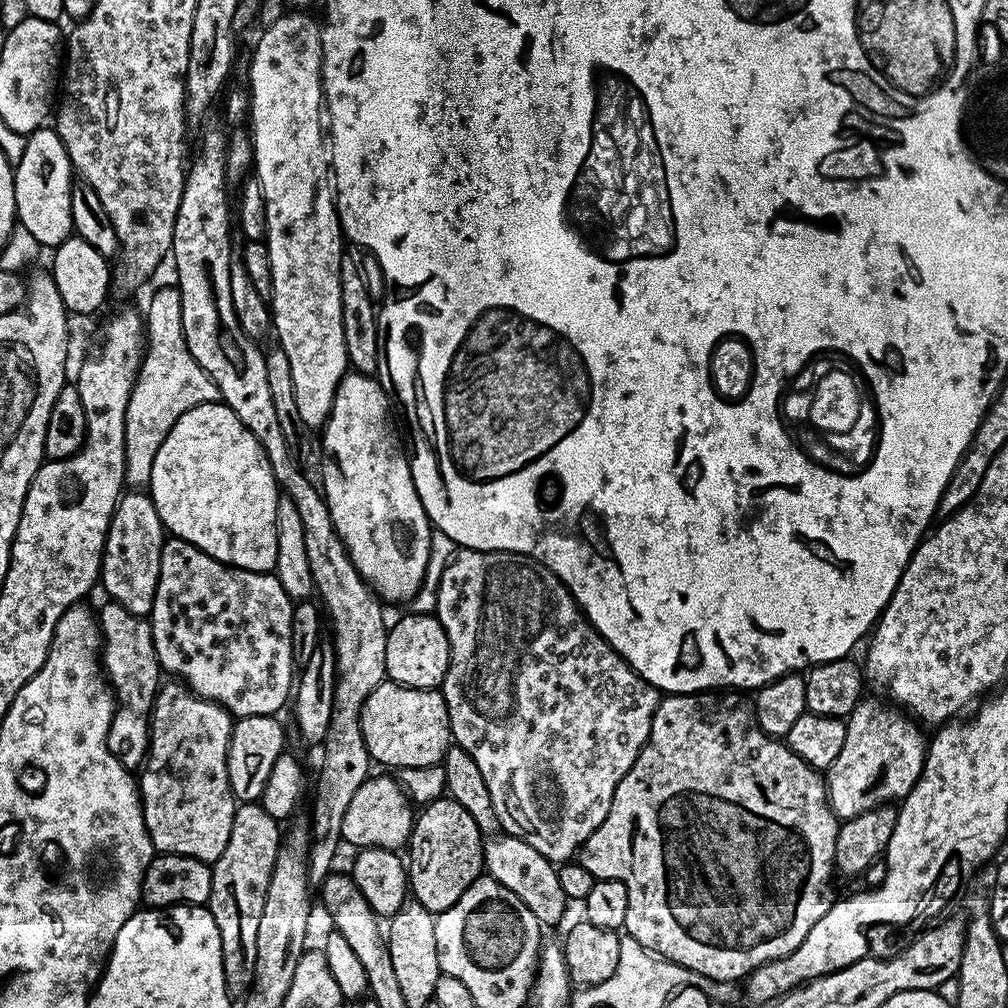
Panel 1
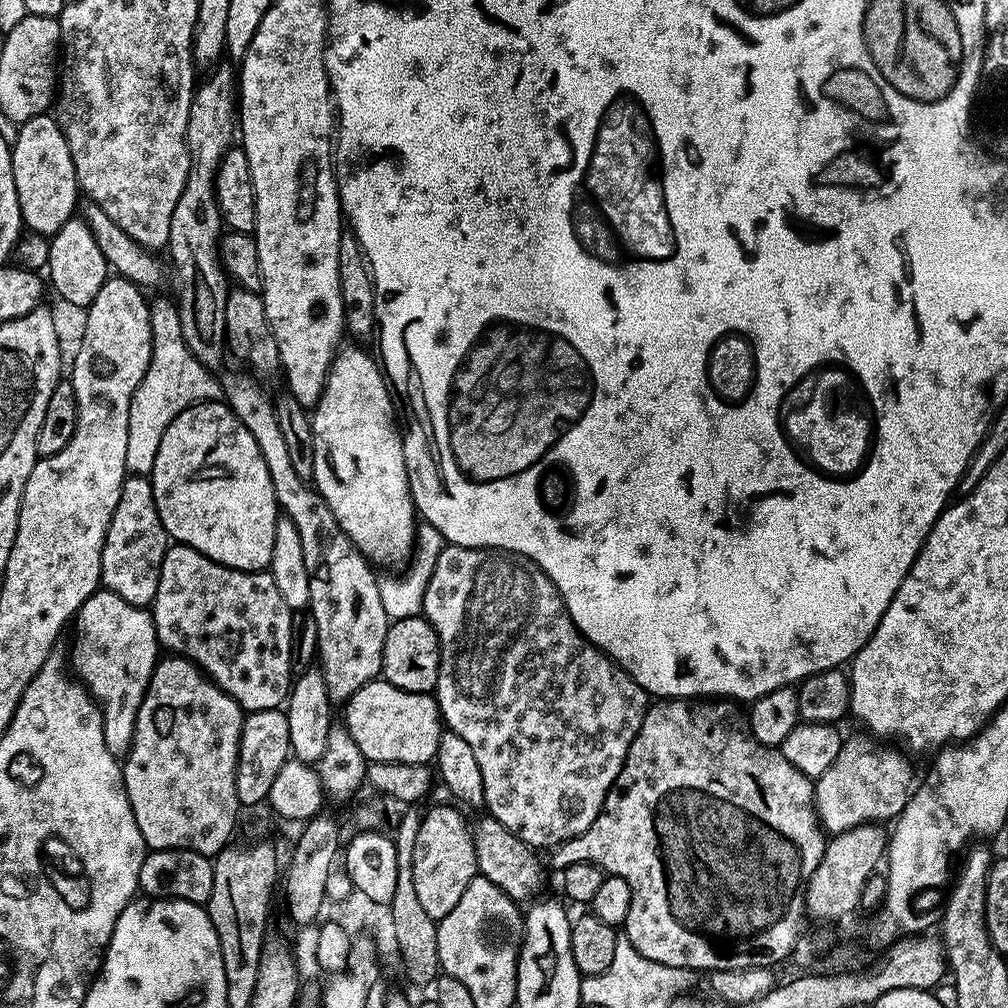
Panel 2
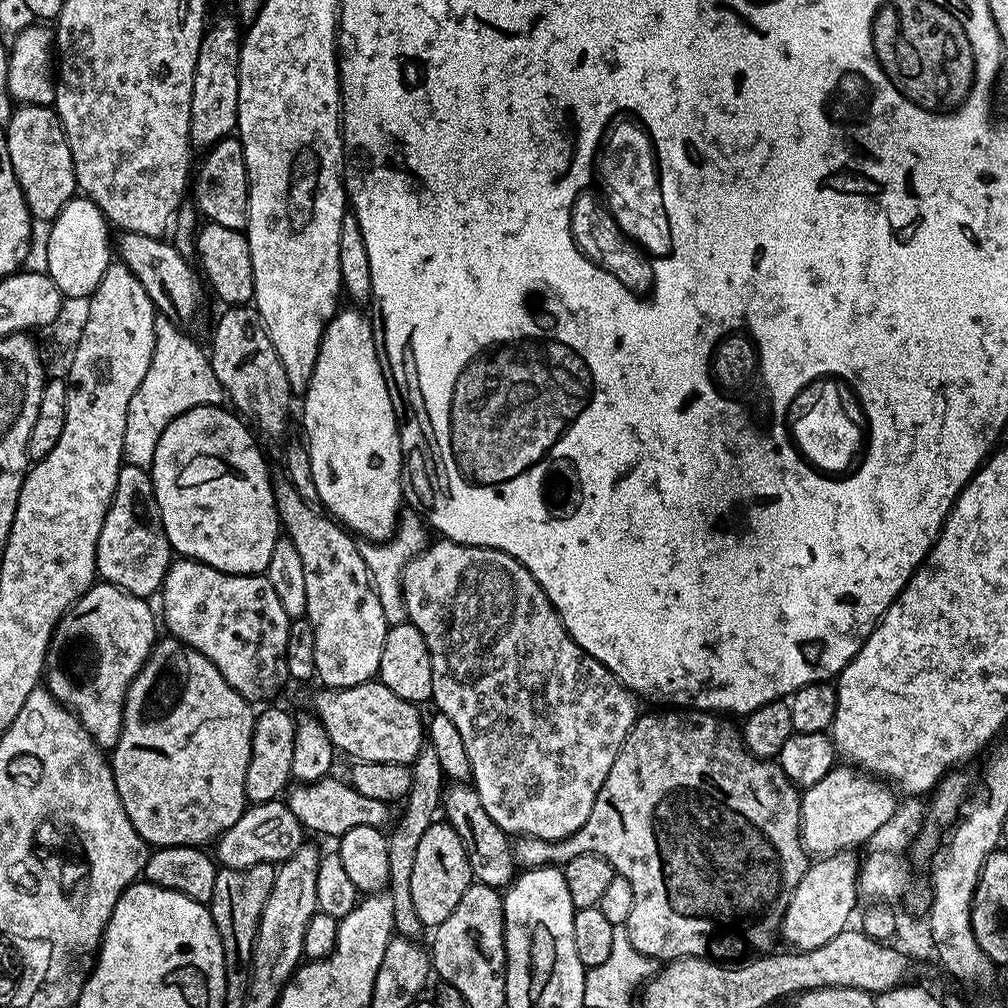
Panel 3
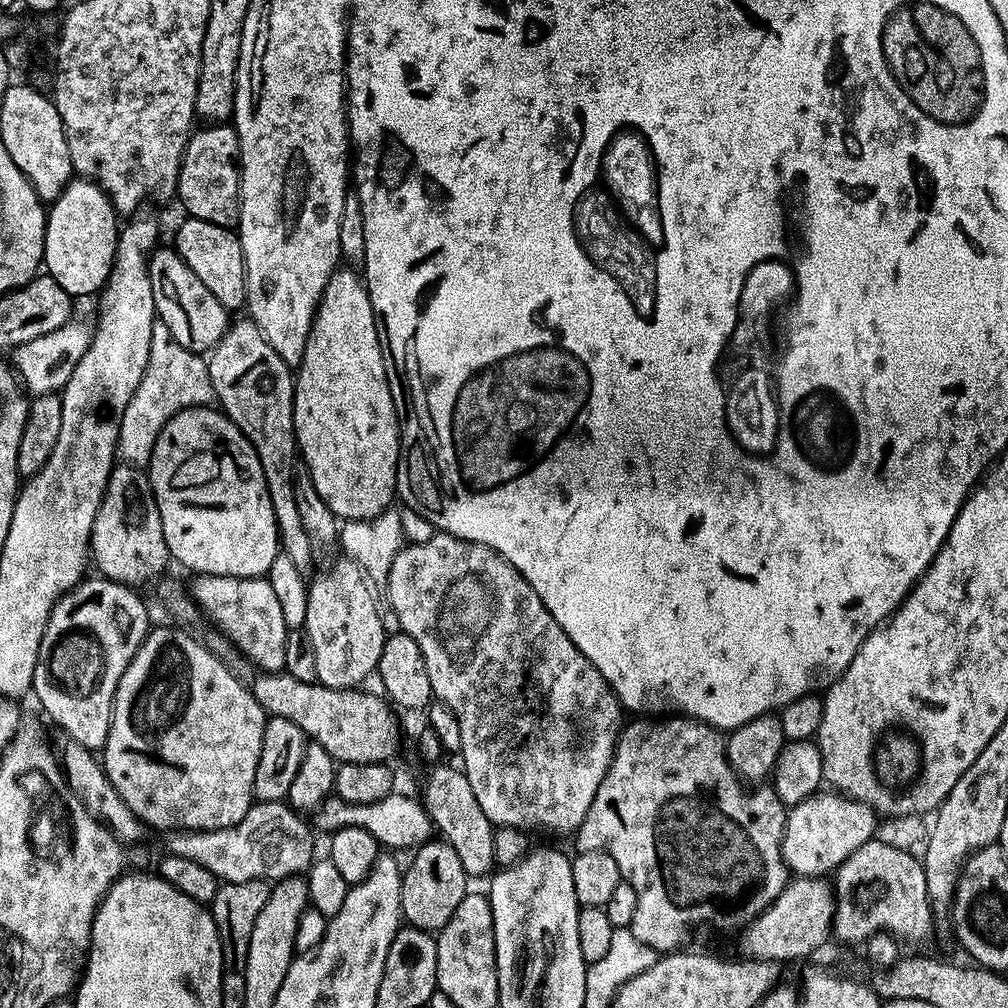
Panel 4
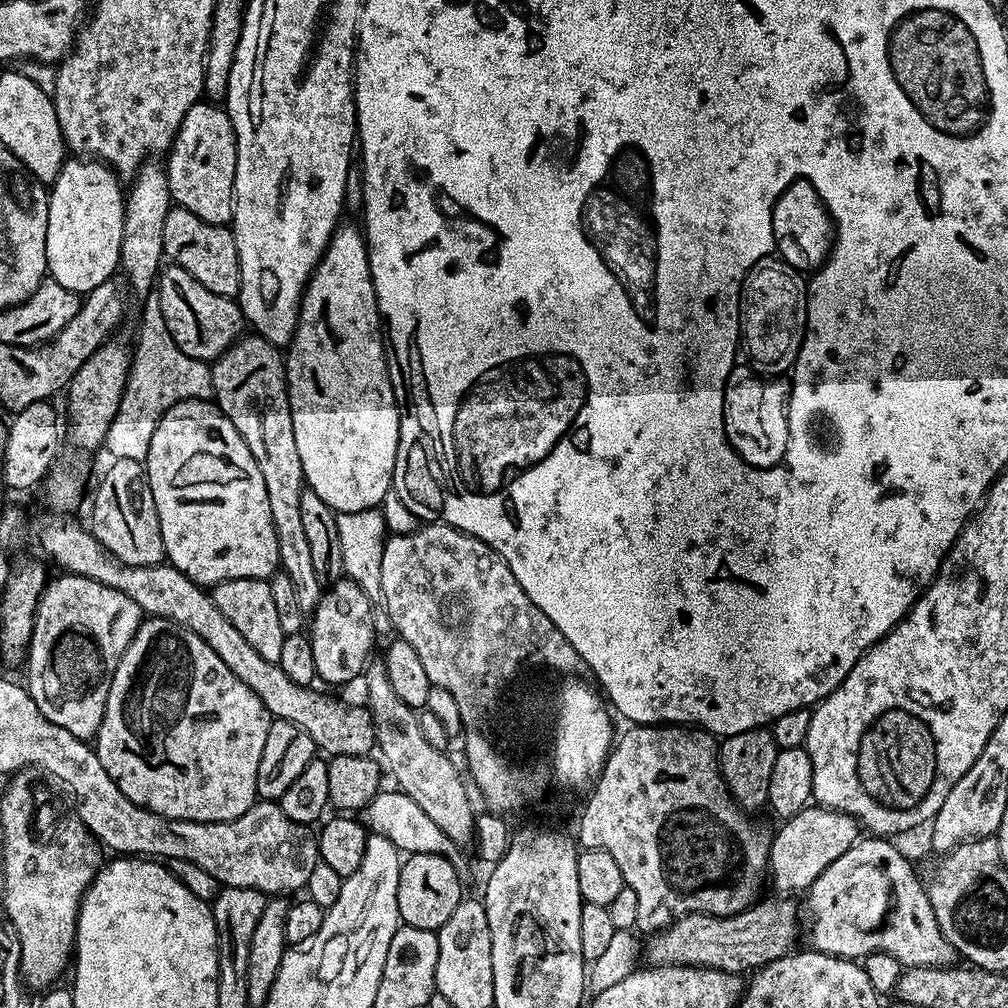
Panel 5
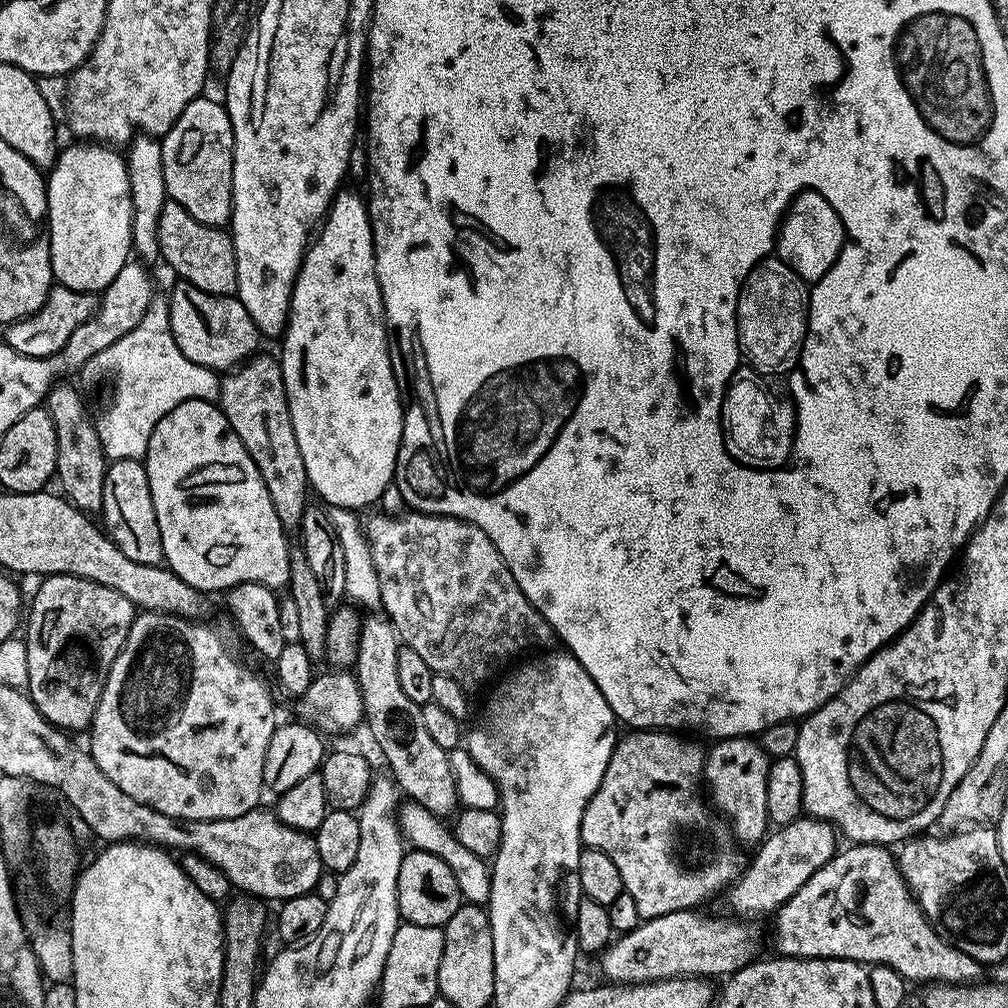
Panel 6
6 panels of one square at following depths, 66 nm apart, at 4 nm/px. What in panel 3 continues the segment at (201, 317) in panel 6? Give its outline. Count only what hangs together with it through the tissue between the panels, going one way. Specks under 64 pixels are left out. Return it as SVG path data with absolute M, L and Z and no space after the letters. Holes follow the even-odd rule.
M120 232L115 237L114 248L120 251L119 263L128 267L130 274L142 282L146 294L150 294L150 302L154 302L157 313L173 320L176 325L188 326L200 308L200 284L197 273L187 264L185 253L179 252L175 243L158 236Z

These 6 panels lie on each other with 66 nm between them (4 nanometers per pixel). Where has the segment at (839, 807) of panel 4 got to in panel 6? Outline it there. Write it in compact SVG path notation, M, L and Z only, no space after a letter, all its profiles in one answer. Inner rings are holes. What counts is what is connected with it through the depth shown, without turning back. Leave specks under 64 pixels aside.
M801 818L777 827L765 835L755 849L752 865L741 871L738 879L727 893L728 904L744 918L756 918L759 912L775 913L786 901L798 894L798 890L838 851L838 833L827 820ZM776 831L776 832L775 832ZM732 892L732 893L731 893Z

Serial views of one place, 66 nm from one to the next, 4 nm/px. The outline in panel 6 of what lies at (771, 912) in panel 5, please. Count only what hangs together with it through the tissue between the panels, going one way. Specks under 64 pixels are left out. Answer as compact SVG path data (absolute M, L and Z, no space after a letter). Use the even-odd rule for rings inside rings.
M698 910L672 911L645 920L634 931L619 935L599 953L603 976L611 983L645 984L683 976L727 978L757 959L762 936L756 923L704 916Z

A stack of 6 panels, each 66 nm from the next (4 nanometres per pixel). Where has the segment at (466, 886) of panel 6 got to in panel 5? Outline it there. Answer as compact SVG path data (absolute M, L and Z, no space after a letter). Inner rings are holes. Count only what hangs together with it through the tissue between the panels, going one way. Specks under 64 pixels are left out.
M381 790L372 799L367 808L363 809L362 820L375 835L390 838L394 846L401 854L413 852L425 852L426 854L438 854L446 858L454 866L454 870L461 874L467 873L468 860L464 857L465 849L455 844L450 838L446 838L445 832L426 815L426 810L414 802L405 792L399 790Z

